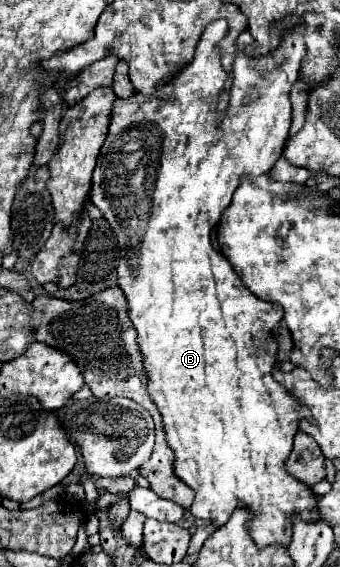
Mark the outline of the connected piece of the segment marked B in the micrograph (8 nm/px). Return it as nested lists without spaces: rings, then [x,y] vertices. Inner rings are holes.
[[[226,19],[212,21],[204,29],[204,33],[202,33],[202,37],[198,41],[194,61],[188,67],[184,67],[168,85],[160,87],[158,93],[154,93],[154,96],[148,97],[136,93],[130,99],[116,99],[114,111],[112,111],[110,131],[108,131],[108,137],[106,137],[104,145],[102,145],[102,149],[100,149],[98,163],[96,163],[94,177],[92,177],[92,203],[102,211],[102,215],[110,223],[112,231],[116,233],[118,247],[122,251],[122,259],[120,259],[120,263],[116,267],[118,287],[122,289],[122,293],[124,293],[124,297],[128,301],[128,317],[130,317],[130,321],[132,321],[132,325],[136,329],[136,335],[138,335],[140,353],[144,357],[144,371],[146,371],[146,377],[148,377],[148,395],[152,397],[152,401],[156,403],[156,407],[158,407],[158,411],[162,415],[166,441],[168,441],[168,447],[174,451],[174,457],[176,457],[174,459],[174,473],[176,473],[176,477],[180,481],[184,481],[196,493],[196,499],[194,499],[194,503],[190,507],[190,513],[196,519],[210,521],[210,523],[218,525],[218,527],[222,527],[238,507],[244,507],[244,509],[250,511],[252,519],[256,521],[256,523],[248,525],[248,531],[250,531],[252,541],[258,545],[258,549],[264,549],[268,545],[288,547],[290,541],[292,541],[292,525],[294,525],[296,515],[300,515],[302,521],[316,521],[316,517],[320,517],[318,499],[314,497],[314,491],[306,483],[292,477],[284,467],[286,459],[292,453],[292,441],[294,441],[294,435],[300,429],[298,427],[300,421],[302,419],[312,421],[312,415],[304,405],[298,405],[298,401],[286,391],[286,387],[282,387],[272,377],[272,365],[274,365],[274,359],[276,359],[276,339],[272,339],[272,327],[282,321],[280,305],[256,297],[252,291],[248,291],[242,285],[240,277],[234,275],[228,261],[218,259],[220,253],[212,249],[210,233],[218,225],[222,213],[232,205],[232,195],[242,183],[240,177],[246,177],[246,175],[258,177],[258,175],[268,173],[274,167],[276,159],[282,155],[282,149],[284,149],[284,143],[286,143],[286,137],[288,137],[288,131],[290,131],[290,117],[292,117],[290,87],[298,79],[300,63],[302,63],[302,57],[306,55],[304,27],[298,25],[298,27],[290,29],[284,35],[280,47],[272,55],[260,57],[260,59],[244,55],[244,47],[252,43],[252,37],[250,37],[248,31],[240,33],[240,37],[238,37],[238,55],[236,55],[236,63],[234,63],[234,85],[230,89],[230,103],[228,103],[228,107],[224,111],[222,125],[218,125],[216,123],[216,105],[220,101],[220,93],[222,93],[222,87],[224,87],[224,81],[228,79],[228,75],[220,67],[220,49],[216,49],[216,43],[226,35],[226,31],[228,31]]]

